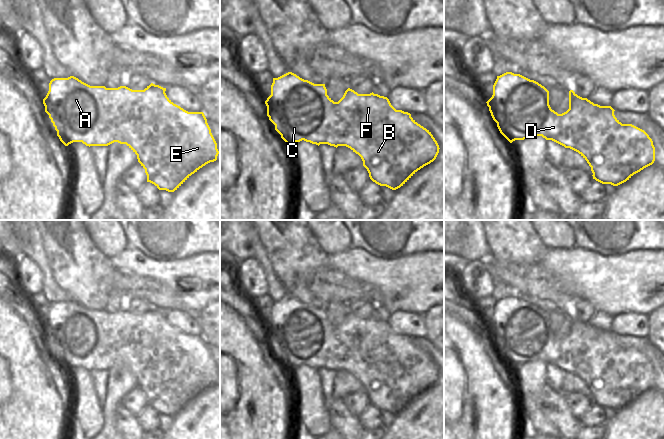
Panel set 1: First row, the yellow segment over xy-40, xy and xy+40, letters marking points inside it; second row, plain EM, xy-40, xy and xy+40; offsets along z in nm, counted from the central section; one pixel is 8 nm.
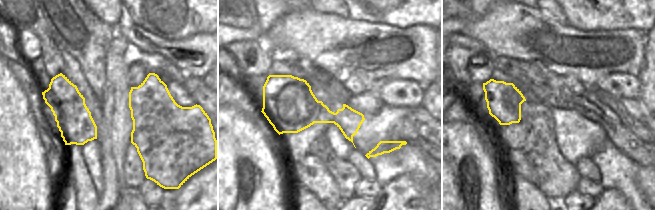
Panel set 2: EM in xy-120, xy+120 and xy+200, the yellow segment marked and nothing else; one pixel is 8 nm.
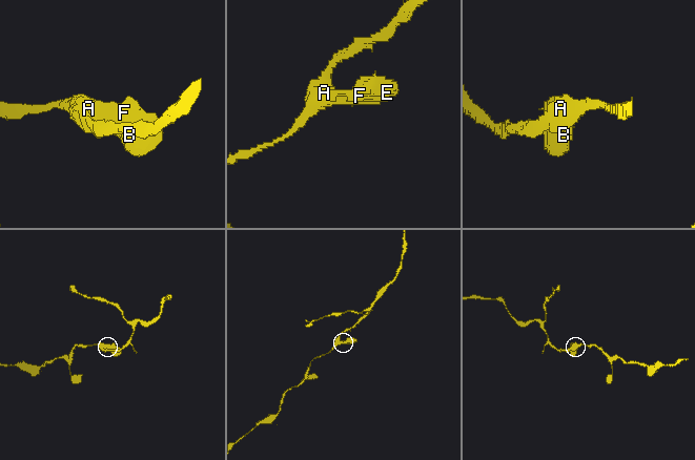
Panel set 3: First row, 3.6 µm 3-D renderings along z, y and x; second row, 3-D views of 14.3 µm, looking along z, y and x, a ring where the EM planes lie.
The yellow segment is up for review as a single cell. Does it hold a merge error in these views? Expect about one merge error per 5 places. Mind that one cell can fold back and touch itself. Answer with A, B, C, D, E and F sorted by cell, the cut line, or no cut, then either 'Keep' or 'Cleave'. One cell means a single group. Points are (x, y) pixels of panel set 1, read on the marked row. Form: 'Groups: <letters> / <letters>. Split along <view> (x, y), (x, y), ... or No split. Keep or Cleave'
Groups: A B C D E F. No split. Keep.

